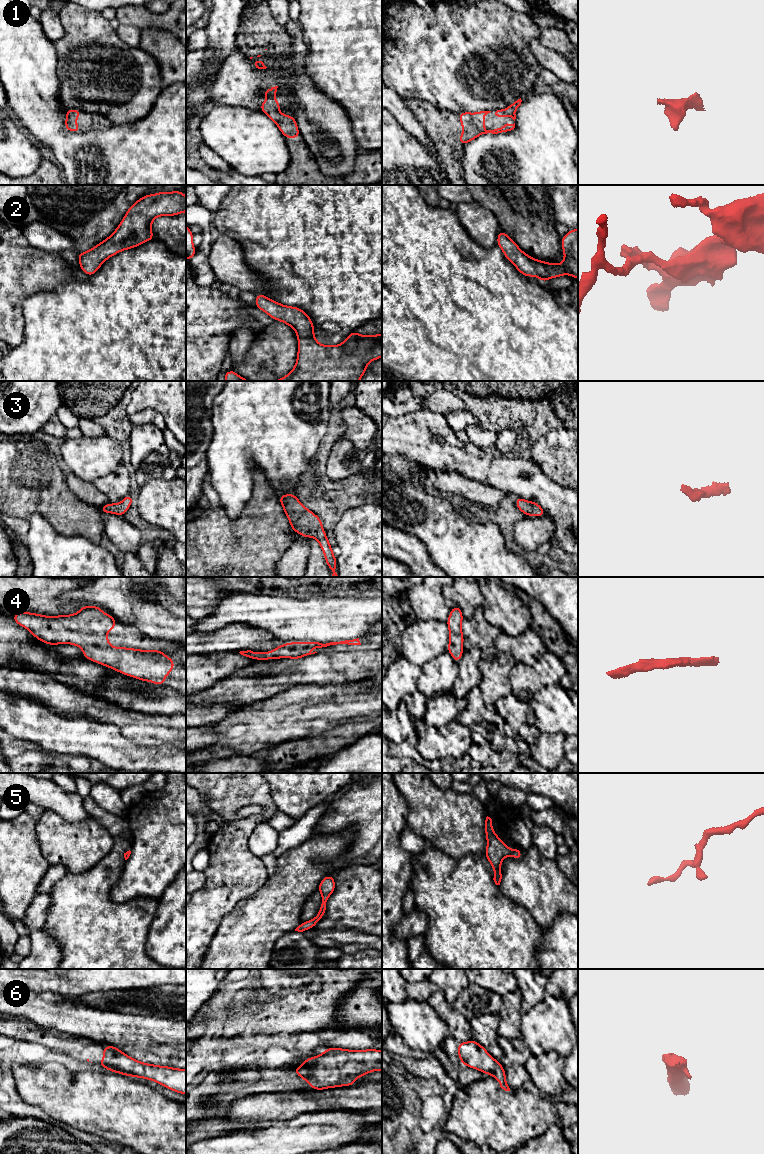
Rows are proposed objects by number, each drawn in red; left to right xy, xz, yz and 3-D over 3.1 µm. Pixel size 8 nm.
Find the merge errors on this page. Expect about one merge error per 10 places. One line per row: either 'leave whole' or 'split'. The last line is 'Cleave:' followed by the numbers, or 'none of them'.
1: leave whole
2: leave whole
3: leave whole
4: leave whole
5: leave whole
6: leave whole
Cleave: none of them

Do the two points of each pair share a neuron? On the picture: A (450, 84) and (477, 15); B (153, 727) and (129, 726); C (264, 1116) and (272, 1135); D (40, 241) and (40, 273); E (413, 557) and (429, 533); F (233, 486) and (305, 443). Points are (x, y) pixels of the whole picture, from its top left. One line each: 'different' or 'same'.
A: same
B: same
C: different
D: different
E: different
F: same

